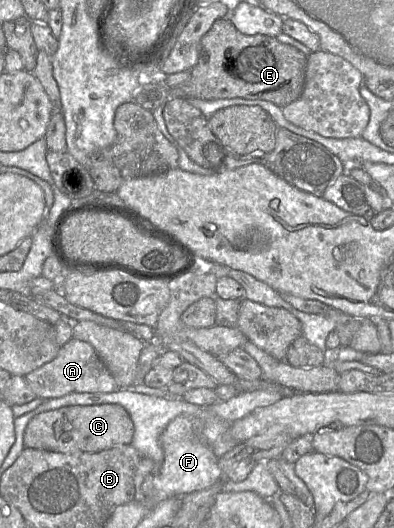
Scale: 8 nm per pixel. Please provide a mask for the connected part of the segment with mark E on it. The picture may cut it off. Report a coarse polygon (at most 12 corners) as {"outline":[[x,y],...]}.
{"outline":[[221,18],[170,97],[301,96],[307,56]]}

